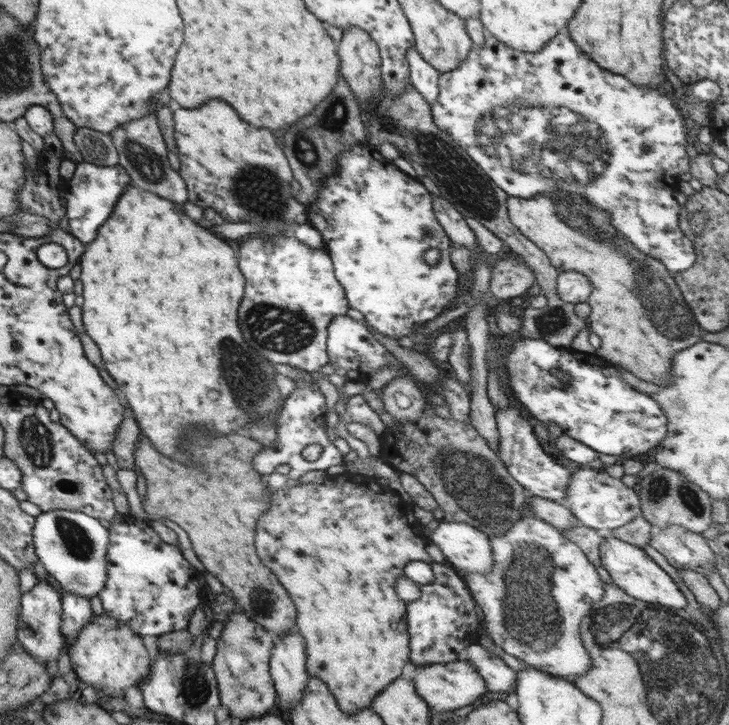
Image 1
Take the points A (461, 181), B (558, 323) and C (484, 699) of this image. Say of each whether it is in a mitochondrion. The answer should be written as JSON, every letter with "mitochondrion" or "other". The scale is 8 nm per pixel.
{"A":"mitochondrion","B":"mitochondrion","C":"other"}

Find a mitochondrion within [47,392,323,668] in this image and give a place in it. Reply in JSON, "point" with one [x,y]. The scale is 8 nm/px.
{"point":[76,541]}

